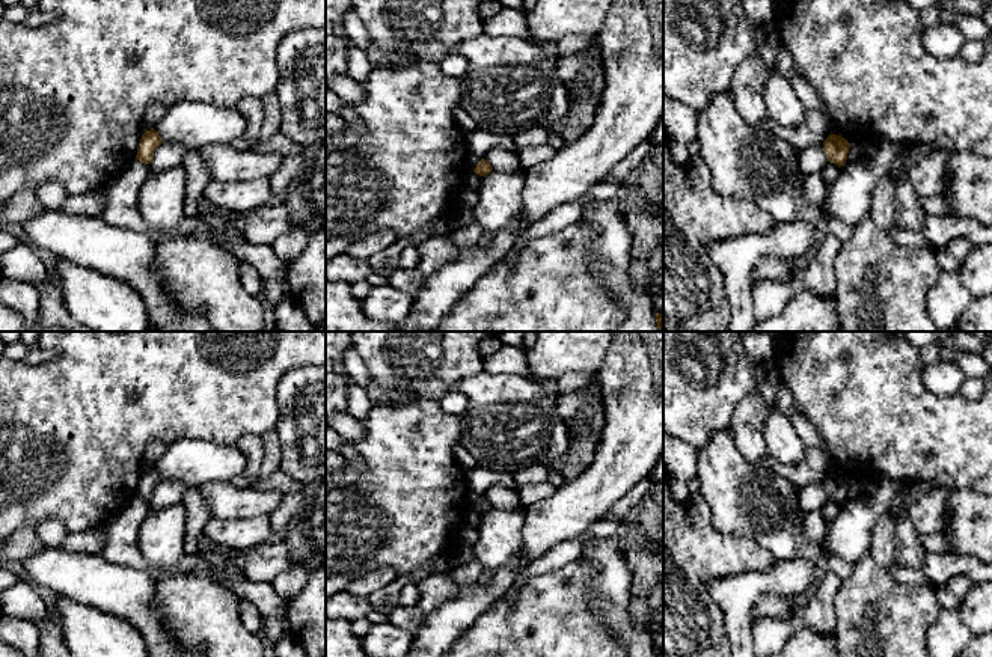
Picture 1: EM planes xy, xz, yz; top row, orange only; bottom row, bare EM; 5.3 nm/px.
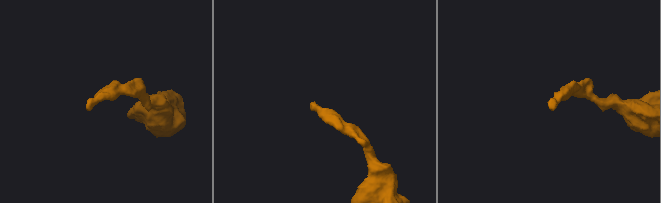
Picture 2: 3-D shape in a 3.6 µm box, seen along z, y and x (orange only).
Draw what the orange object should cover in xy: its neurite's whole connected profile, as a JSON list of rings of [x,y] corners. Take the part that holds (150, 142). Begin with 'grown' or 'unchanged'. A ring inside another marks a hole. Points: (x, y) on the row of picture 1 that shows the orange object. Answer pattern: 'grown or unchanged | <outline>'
unchanged | [[[151,128],[149,131],[145,131],[142,134],[140,143],[137,146],[137,155],[136,160],[149,164],[154,152],[157,151],[157,148],[161,145],[161,139],[158,136],[158,133]]]

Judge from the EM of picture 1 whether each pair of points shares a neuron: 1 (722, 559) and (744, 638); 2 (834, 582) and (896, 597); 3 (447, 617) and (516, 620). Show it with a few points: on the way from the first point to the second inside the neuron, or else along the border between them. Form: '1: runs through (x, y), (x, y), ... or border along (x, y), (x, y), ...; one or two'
1: border along (762, 570), (716, 577), (709, 583), (707, 592); two
2: border along (843, 580), (835, 597), (834, 618); two
3: border along (504, 595), (454, 641); two

